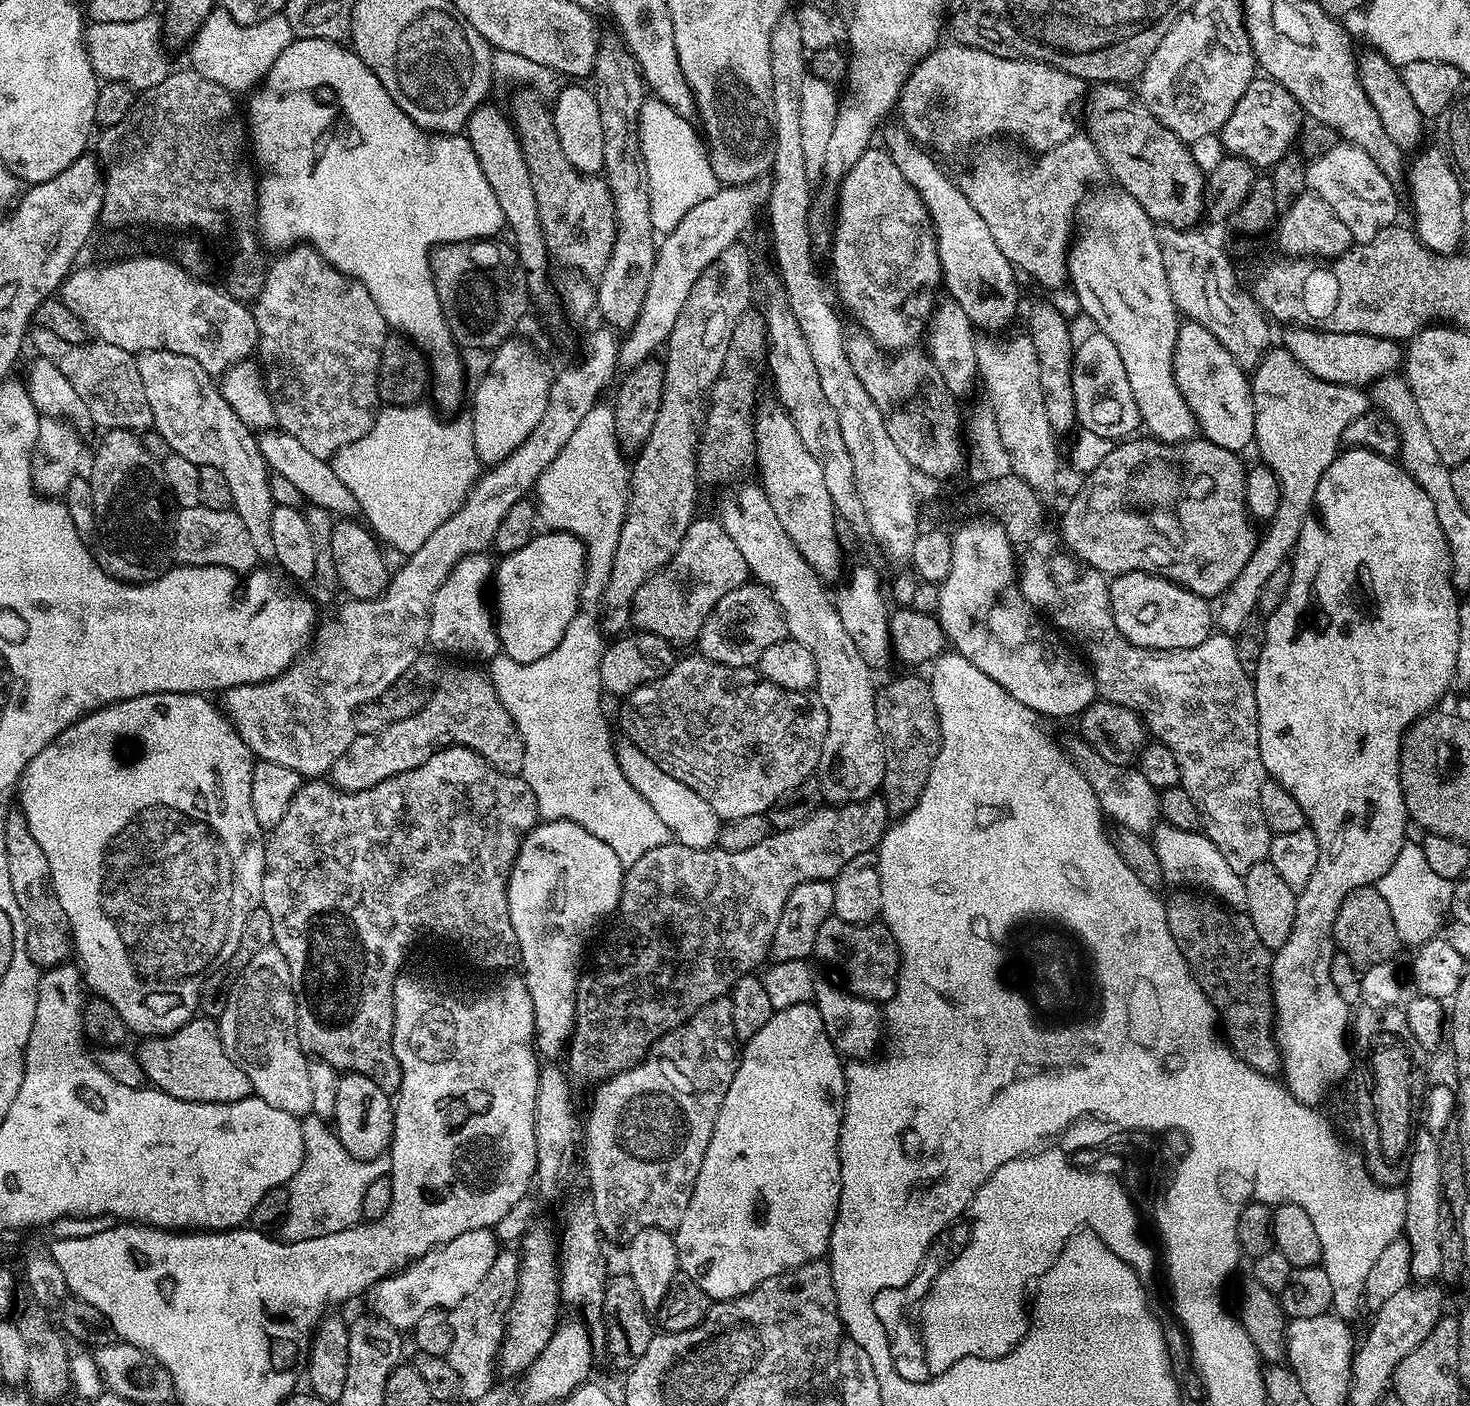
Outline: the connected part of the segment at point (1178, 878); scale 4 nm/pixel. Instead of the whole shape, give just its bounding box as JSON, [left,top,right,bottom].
[1150,822,1246,910]

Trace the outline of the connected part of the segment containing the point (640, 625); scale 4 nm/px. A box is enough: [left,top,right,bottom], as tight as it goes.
[631,519,750,646]

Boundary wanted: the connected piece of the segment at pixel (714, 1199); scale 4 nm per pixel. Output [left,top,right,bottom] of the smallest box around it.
[674,1002,845,1302]

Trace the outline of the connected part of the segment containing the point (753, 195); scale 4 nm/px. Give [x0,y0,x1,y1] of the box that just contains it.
[617,173,772,369]

